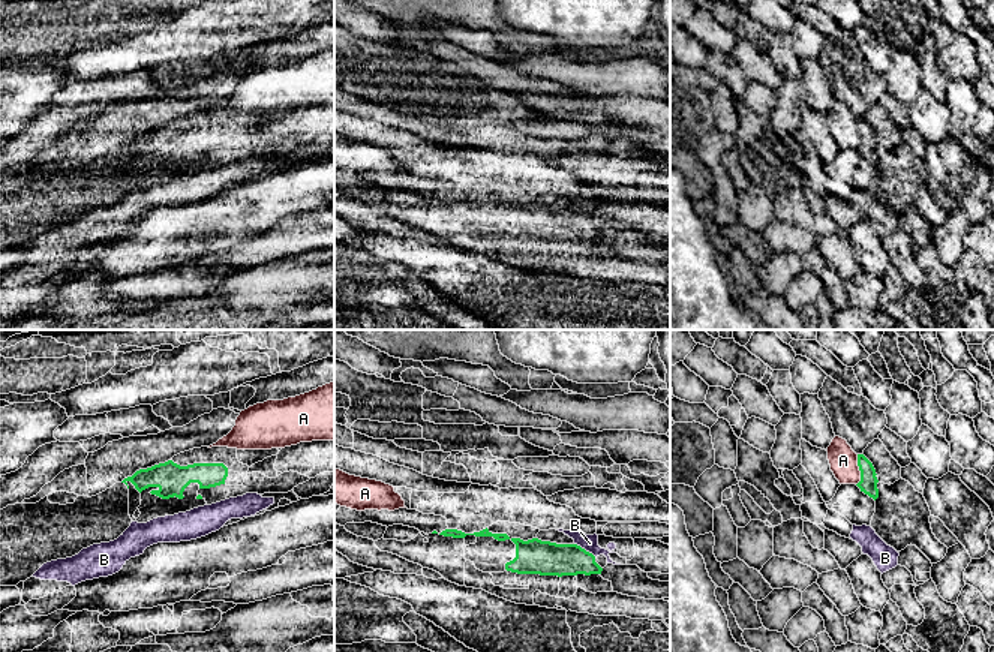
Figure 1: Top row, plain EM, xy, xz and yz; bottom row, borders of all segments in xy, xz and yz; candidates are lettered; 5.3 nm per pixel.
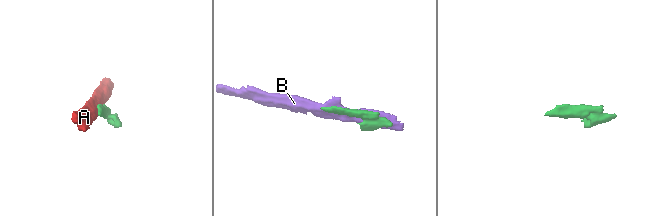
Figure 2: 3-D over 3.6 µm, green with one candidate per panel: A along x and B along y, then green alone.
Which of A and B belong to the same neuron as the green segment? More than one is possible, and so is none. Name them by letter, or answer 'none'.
none

